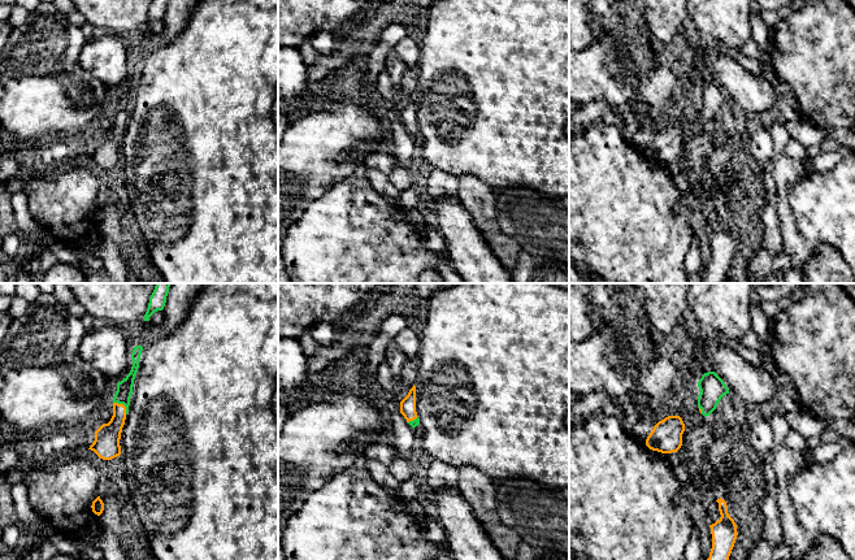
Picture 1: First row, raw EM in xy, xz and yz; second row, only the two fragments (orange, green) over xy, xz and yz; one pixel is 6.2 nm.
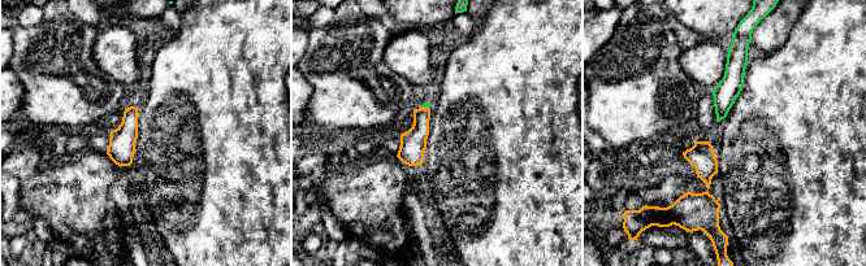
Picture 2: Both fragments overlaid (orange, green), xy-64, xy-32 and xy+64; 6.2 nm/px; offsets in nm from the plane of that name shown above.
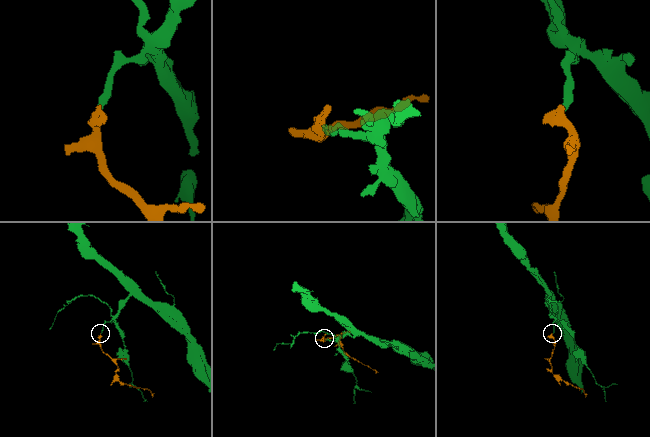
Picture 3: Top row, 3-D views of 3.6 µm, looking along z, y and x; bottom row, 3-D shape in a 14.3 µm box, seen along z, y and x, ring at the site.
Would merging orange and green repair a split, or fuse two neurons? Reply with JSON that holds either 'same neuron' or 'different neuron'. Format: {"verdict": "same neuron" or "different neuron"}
{"verdict": "same neuron"}

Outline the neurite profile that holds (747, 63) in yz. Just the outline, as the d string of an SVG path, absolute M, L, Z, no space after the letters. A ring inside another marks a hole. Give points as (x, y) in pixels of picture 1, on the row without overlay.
M741 51L733 52L732 55L743 69L752 73L755 77L761 77L761 68L759 65L759 61L750 56L746 56Z

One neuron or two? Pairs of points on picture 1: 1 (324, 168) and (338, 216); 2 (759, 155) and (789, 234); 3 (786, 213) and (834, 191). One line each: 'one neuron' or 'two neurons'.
1: two neurons
2: two neurons
3: two neurons

